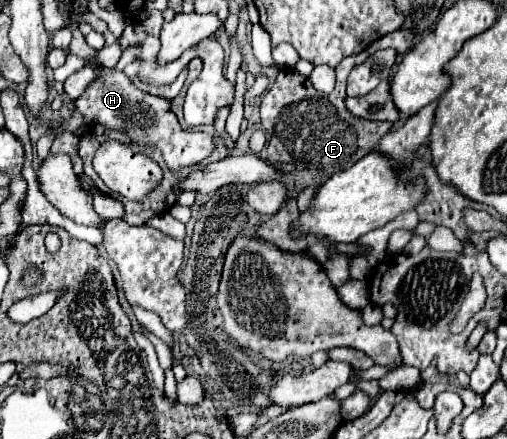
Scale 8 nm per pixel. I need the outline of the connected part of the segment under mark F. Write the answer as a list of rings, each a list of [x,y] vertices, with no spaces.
[[[282,70],[260,106],[260,122],[268,134],[268,162],[290,162],[296,164],[296,168],[310,168],[330,176],[374,152],[378,140],[390,132],[394,124],[356,118],[346,110],[344,100],[346,80],[338,80],[336,90],[322,94],[296,70]]]

